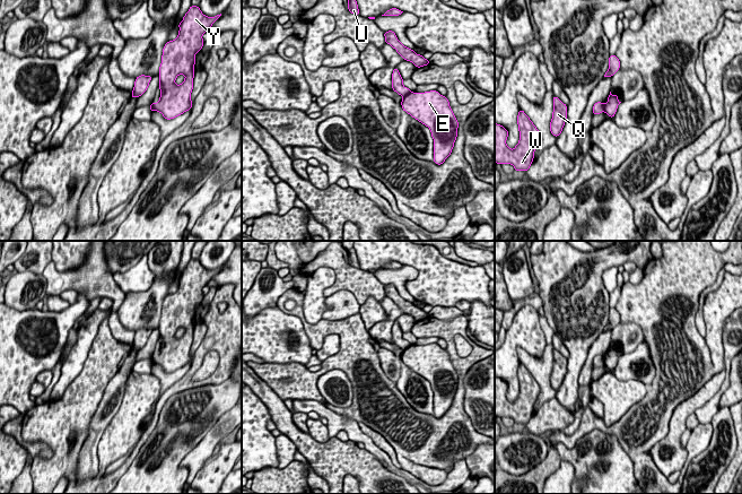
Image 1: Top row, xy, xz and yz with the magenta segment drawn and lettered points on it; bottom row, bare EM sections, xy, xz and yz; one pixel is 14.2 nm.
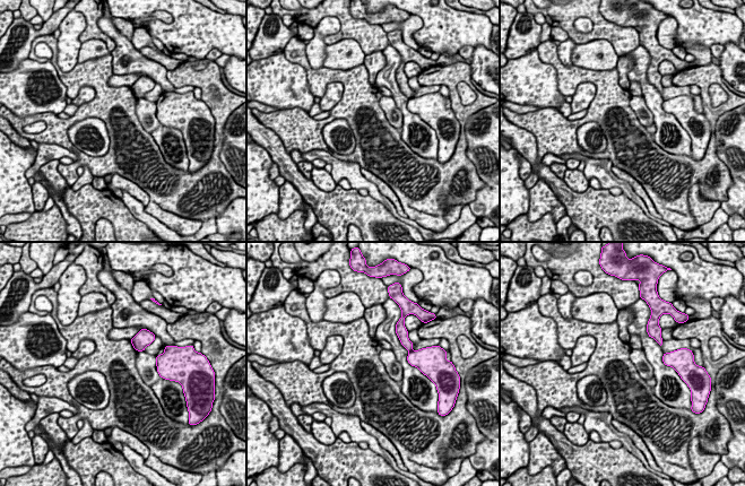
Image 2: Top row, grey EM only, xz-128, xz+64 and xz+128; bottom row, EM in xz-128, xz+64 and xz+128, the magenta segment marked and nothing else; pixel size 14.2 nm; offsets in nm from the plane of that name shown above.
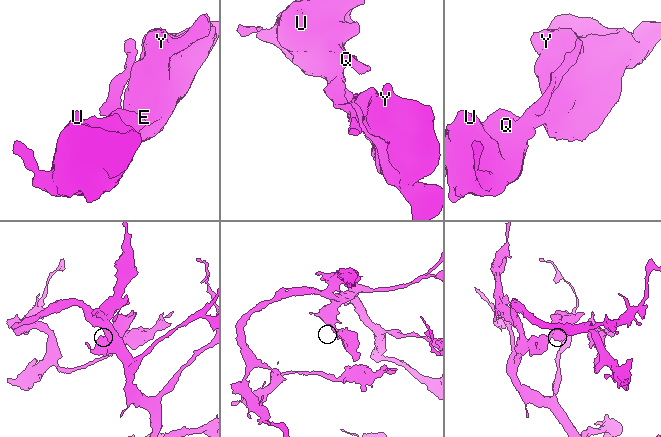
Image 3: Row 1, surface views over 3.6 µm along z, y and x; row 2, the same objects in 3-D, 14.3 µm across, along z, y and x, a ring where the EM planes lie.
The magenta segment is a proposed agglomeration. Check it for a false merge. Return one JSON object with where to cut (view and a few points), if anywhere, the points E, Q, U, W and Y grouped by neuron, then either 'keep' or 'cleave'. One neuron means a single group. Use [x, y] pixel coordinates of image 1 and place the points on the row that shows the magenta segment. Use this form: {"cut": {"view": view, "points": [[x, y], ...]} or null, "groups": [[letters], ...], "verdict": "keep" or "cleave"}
{"cut": {"view": "yz", "points": [[602, 103], [604, 111]]}, "groups": [["E", "Y"], ["Q", "U", "W"]], "verdict": "cleave"}

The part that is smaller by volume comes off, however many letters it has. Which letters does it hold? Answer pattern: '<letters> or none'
E, Y

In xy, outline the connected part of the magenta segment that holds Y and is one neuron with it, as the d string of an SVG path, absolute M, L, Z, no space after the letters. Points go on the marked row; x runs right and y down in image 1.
M191 6L189 11L178 24L178 35L174 41L169 41L163 49L162 63L159 67L159 89L158 103L151 103L154 111L160 112L167 120L174 119L192 109L191 93L193 89L195 54L201 51L204 42L202 35L221 16L207 17L199 7Z

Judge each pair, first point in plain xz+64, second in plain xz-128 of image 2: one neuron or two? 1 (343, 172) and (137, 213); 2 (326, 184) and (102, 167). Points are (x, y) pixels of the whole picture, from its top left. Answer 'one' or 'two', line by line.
1: one
2: one

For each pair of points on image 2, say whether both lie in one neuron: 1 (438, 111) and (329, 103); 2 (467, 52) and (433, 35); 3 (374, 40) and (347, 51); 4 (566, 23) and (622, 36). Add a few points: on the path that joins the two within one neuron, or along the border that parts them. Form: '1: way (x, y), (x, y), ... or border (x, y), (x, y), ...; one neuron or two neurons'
1: border (340, 81), (343, 85), (343, 96), (330, 111); two neurons
2: border (473, 46), (462, 46), (456, 53); two neurons
3: border (334, 42), (353, 38), (365, 54); two neurons
4: way (579, 36), (607, 34); one neuron

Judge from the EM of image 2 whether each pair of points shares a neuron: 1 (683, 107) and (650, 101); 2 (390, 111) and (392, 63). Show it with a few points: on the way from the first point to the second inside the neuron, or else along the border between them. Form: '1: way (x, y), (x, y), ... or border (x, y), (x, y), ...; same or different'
1: border (663, 101), (663, 109), (679, 122); different
2: border (390, 96), (401, 113), (401, 122); different

